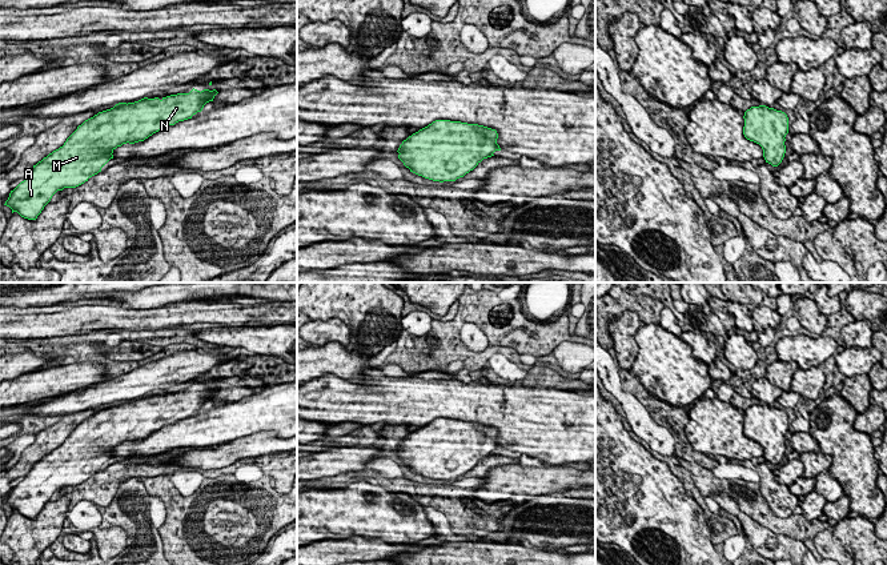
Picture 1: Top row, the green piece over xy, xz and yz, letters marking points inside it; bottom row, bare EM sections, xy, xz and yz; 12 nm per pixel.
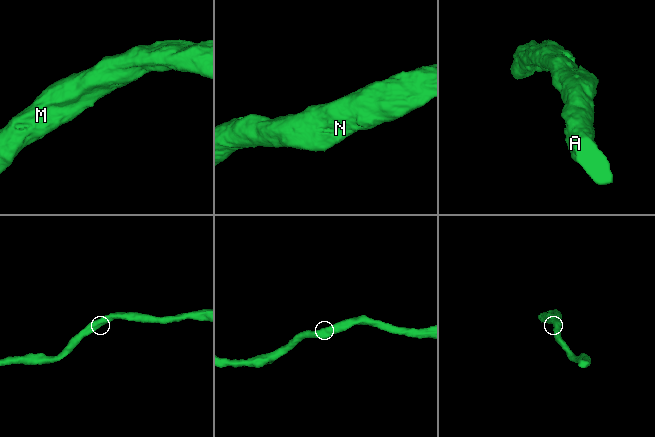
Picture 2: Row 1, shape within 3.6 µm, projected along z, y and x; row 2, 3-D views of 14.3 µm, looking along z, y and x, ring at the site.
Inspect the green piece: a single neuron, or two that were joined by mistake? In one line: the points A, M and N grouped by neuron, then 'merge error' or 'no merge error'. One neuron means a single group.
A M N; no merge error

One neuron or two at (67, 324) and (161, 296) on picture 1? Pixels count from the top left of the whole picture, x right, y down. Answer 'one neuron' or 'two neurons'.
two neurons

